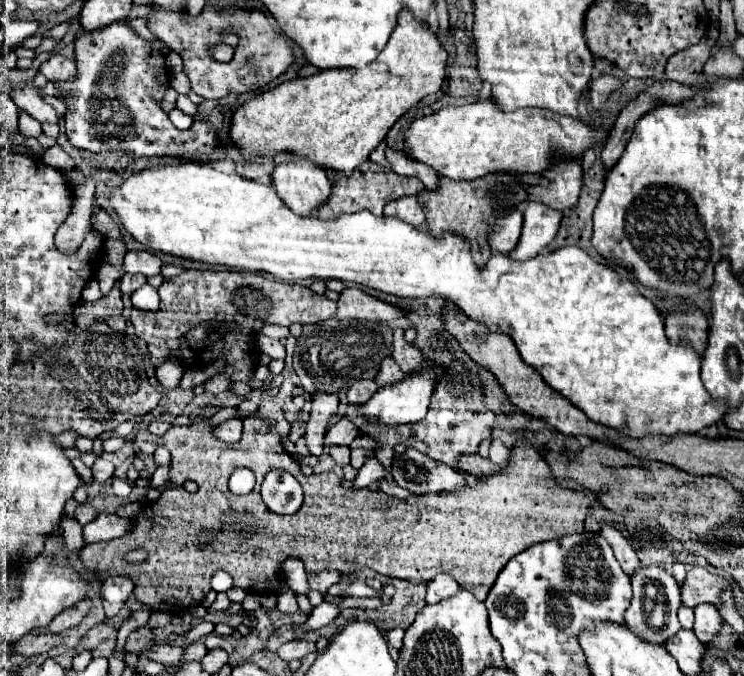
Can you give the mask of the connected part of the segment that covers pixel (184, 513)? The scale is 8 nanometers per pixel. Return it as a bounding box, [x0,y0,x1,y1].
[79,400,589,614]

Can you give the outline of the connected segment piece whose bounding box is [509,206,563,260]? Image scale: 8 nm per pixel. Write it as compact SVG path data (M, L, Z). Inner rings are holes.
M527 206L523 234L515 250L509 252L509 258L529 260L537 256L555 238L561 218L563 218L561 212L553 212L547 206Z

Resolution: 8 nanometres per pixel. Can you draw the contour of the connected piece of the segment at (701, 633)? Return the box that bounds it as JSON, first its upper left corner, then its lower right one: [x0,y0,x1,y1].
[693,604,723,644]

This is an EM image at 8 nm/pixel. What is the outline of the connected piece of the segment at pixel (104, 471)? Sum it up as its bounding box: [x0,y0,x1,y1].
[91,458,113,482]

